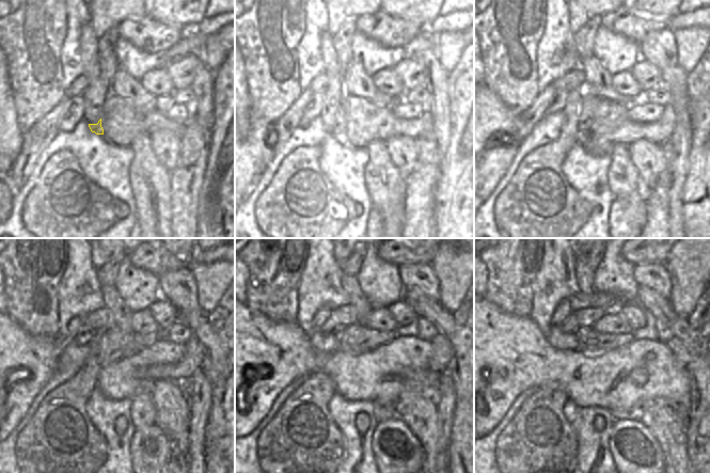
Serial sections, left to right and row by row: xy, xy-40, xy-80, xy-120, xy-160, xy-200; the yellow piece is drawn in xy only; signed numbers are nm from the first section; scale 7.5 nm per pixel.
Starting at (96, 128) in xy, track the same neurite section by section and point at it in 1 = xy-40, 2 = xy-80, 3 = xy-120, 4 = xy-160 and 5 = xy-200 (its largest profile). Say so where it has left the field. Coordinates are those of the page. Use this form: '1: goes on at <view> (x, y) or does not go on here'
1: goes on at xy-40 (338, 130)
2: goes on at xy-80 (589, 101)
3: goes on at xy-120 (112, 343)
4: goes on at xy-160 (356, 340)
5: goes on at xy-200 (590, 342)

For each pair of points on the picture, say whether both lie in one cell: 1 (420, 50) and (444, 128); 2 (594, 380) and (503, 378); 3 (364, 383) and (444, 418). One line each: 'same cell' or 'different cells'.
1: same cell
2: same cell
3: different cells

